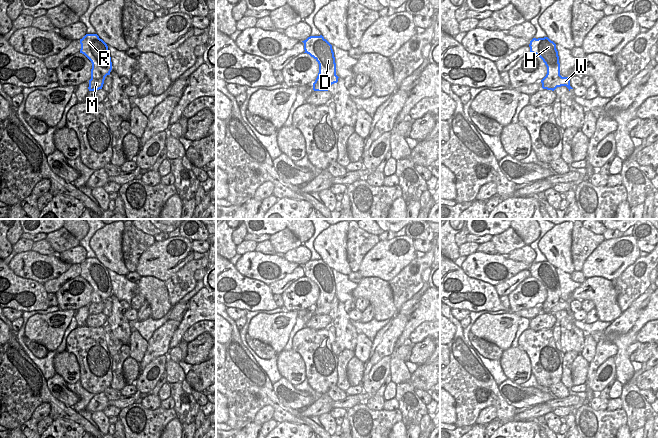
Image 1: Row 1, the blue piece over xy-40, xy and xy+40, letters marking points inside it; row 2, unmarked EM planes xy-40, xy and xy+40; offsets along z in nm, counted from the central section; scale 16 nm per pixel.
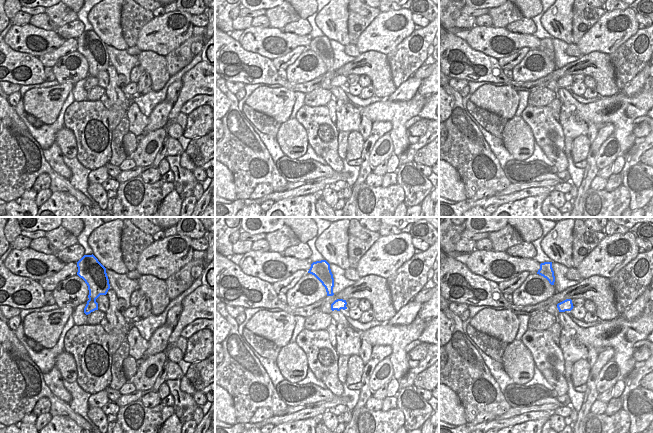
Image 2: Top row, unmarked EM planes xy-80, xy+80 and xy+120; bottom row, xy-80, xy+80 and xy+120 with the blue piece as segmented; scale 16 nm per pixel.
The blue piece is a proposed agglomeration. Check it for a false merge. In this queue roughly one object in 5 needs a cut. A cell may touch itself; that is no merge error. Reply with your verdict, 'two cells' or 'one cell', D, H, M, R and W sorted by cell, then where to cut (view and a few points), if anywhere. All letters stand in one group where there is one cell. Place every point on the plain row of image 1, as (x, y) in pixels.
two cells; groups D H R / M W; cut xy (335, 298), (331, 303), (326, 303), (322, 306), (315, 305)

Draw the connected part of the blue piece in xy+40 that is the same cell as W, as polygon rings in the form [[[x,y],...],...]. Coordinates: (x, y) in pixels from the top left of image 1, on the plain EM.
[[[560,300],[552,309],[551,309],[551,312],[550,313],[547,313],[547,314],[552,314],[554,315],[557,311],[561,311],[561,310],[566,310],[569,315],[571,313],[573,313],[571,310],[570,310],[570,301],[562,301]]]

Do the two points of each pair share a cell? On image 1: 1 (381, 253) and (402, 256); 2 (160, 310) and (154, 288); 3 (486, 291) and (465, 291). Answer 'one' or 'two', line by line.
1: one
2: one
3: one

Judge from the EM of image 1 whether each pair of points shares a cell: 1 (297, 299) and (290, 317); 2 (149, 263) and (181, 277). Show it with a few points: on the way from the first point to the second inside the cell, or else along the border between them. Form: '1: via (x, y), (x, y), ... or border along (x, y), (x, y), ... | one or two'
1: border along (298, 309), (285, 311) | two
2: border along (192, 259), (164, 281) | two

